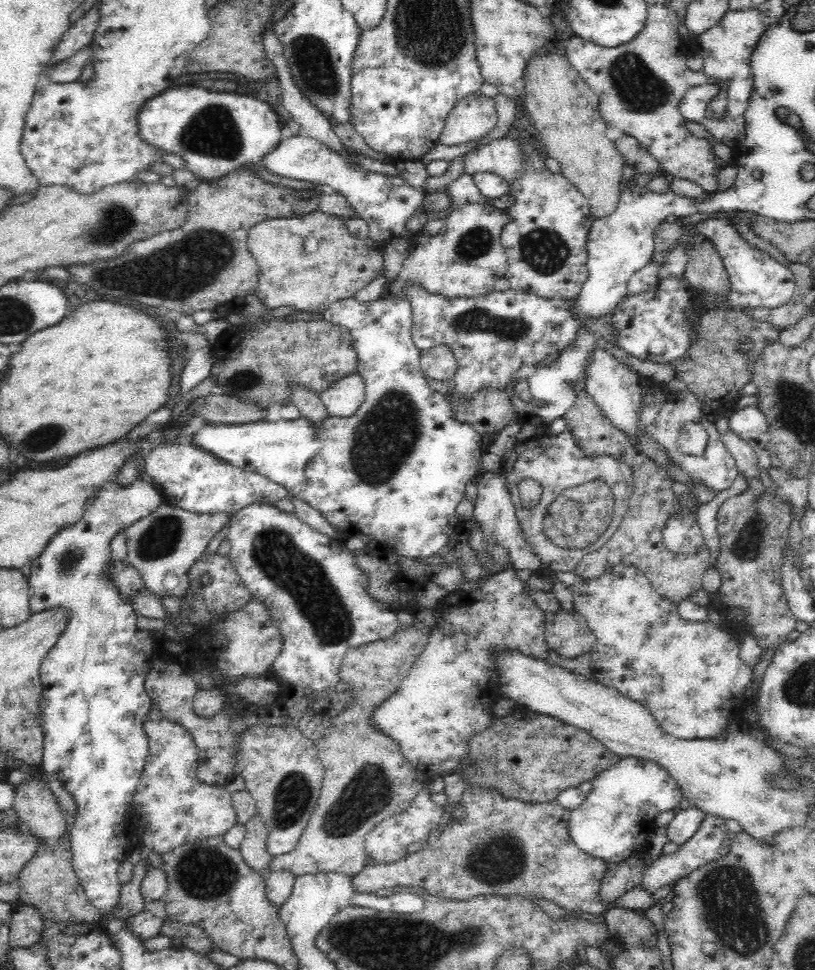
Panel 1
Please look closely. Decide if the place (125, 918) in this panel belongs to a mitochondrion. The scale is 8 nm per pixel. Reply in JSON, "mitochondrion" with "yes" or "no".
{"mitochondrion":"no"}

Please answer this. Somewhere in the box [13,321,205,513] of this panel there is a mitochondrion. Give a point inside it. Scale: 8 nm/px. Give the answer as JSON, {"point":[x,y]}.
{"point":[44,438]}

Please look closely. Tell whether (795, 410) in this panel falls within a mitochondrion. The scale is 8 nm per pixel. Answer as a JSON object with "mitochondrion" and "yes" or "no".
{"mitochondrion":"yes"}

